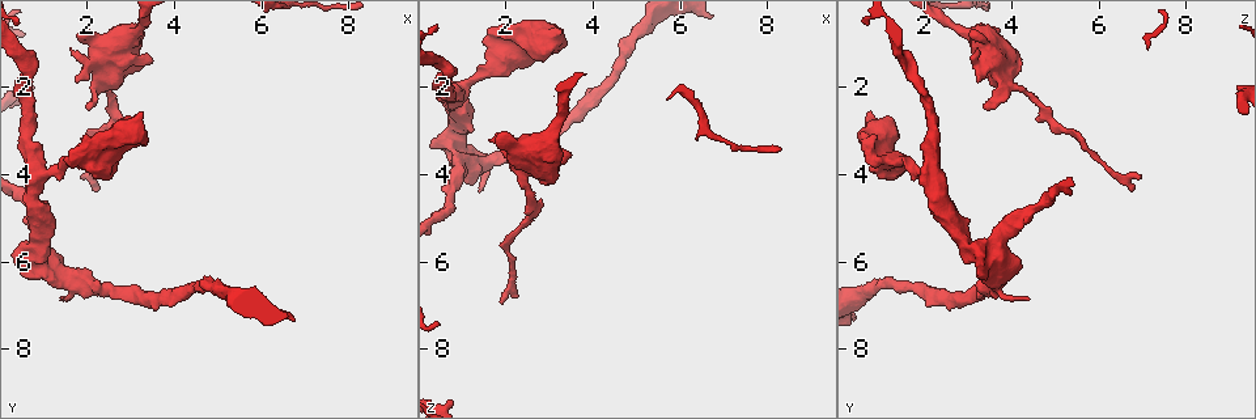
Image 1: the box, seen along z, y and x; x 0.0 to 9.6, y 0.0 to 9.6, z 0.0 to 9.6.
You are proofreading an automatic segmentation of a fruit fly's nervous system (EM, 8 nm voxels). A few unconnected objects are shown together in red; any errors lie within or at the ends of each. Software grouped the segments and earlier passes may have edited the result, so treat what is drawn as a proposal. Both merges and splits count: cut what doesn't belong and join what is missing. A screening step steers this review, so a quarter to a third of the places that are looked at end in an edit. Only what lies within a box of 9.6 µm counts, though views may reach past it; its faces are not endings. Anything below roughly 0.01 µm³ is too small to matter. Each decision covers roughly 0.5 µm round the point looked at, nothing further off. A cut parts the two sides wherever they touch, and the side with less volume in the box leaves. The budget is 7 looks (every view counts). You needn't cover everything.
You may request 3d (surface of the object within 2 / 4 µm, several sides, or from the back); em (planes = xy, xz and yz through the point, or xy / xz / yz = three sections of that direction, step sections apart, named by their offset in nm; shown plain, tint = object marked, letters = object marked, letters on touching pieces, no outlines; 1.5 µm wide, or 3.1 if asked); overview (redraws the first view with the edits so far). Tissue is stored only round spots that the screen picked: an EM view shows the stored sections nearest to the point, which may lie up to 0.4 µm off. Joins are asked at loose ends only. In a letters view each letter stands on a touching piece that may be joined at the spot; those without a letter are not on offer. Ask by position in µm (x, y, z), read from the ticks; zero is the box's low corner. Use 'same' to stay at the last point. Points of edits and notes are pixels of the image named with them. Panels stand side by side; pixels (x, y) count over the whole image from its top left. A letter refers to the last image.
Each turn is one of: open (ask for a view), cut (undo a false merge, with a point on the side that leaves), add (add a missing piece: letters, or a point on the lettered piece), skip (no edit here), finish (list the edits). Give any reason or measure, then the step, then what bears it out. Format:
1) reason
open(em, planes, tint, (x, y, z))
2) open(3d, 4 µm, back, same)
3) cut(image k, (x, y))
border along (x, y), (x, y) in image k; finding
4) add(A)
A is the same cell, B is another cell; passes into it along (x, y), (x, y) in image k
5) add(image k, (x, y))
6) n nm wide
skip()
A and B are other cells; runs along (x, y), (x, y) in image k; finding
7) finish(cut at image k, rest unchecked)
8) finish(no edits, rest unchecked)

thick end
open(3d, 2 µm, (1.70, 3.35, 0.65))

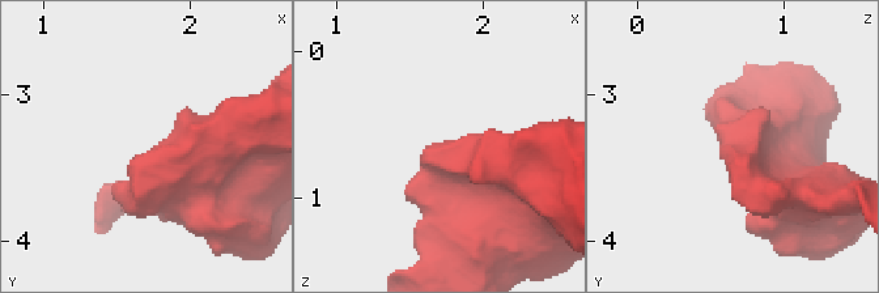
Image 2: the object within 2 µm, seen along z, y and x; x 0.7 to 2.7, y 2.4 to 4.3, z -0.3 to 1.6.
shape alone is not enough
open(em, planes, plain, (1.70, 3.36, 0.70))

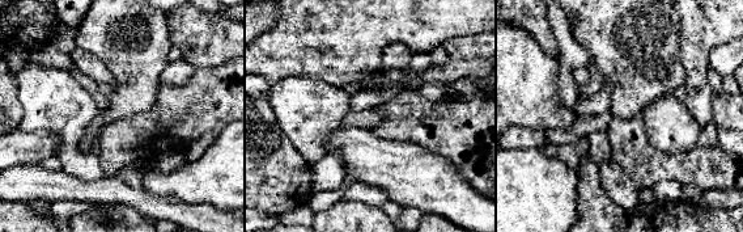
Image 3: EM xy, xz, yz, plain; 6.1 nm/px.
open(em, planes, letters, same)

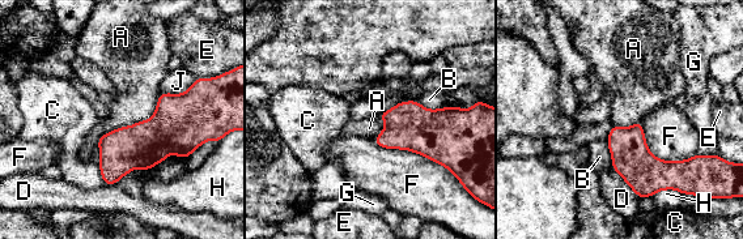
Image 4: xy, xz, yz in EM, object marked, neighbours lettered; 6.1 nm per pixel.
skip()
A, B, C, D, E, F, G, H and J are other cells; border along (161, 92), (149, 118), (97, 141) in image 4; none of them fits

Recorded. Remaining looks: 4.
sharp bend
open(em, planes, letters, (1.00, 3.95, 2.05))

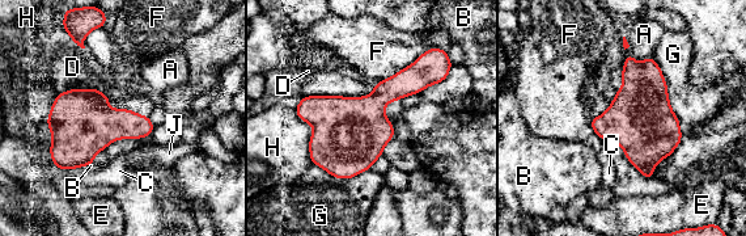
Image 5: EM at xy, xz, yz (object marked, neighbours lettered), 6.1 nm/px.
G touches over 440 nm
skip()
A, B, C, D, E, F, G, H and J are other cells; border along (56, 96), (100, 89), (109, 97) in image 5; one neuron here

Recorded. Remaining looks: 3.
open(em, planes, tint, (1.60, 6.60, 3.70))

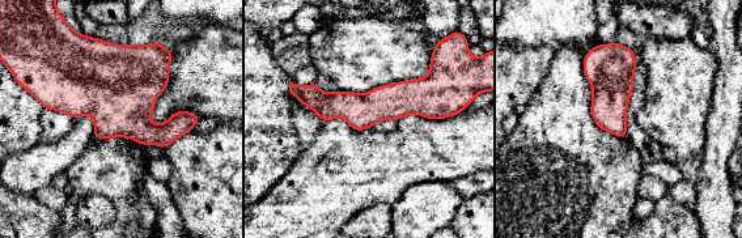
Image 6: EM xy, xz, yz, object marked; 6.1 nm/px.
open(em, planes, letters, same)

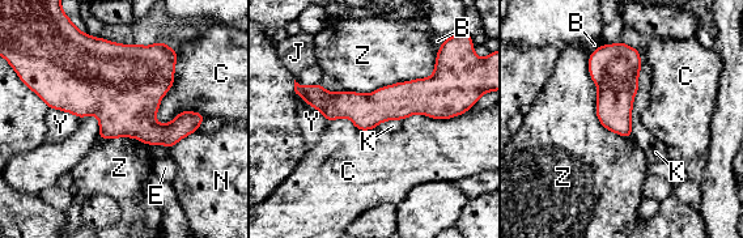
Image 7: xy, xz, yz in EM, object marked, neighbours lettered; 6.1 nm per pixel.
Z touches over 700 nm
skip()
B, C, E, J, K, N, Y and Z are other cells; border along (177, 60), (155, 119), (160, 124) in image 7; all the same neuron

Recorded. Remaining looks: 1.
finish(no edits, rest unchecked)

